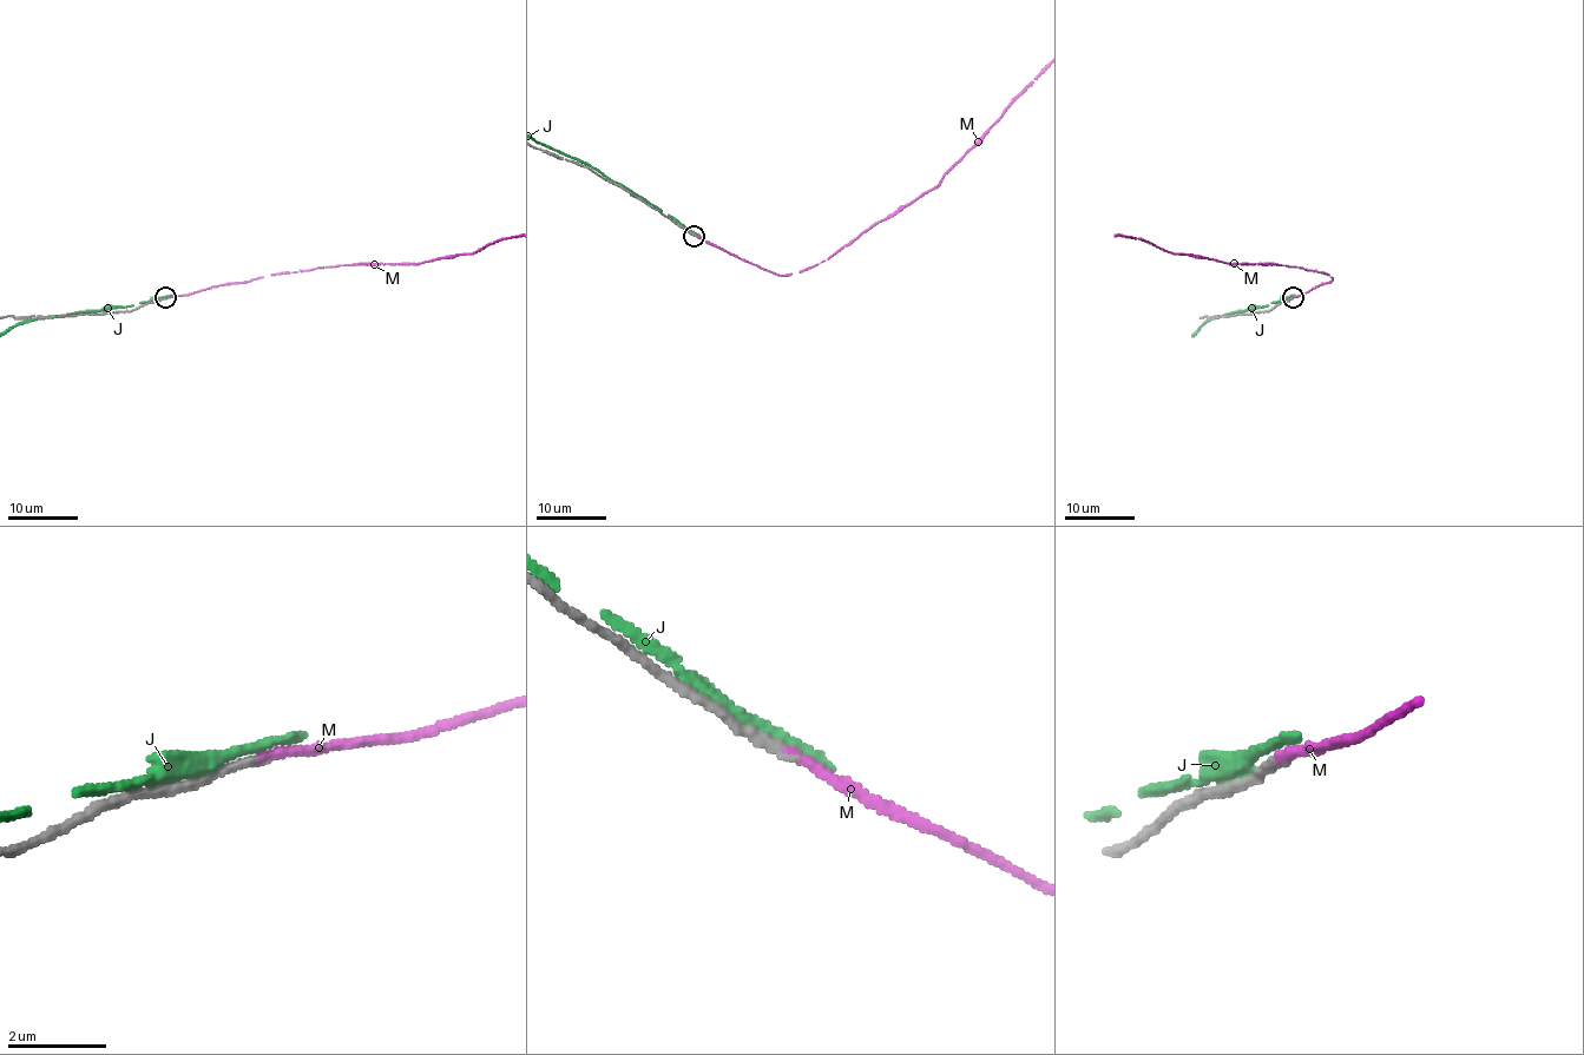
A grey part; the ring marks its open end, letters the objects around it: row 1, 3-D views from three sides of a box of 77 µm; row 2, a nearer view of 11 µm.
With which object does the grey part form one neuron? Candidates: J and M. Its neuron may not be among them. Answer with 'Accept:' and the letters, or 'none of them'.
Accept: M

